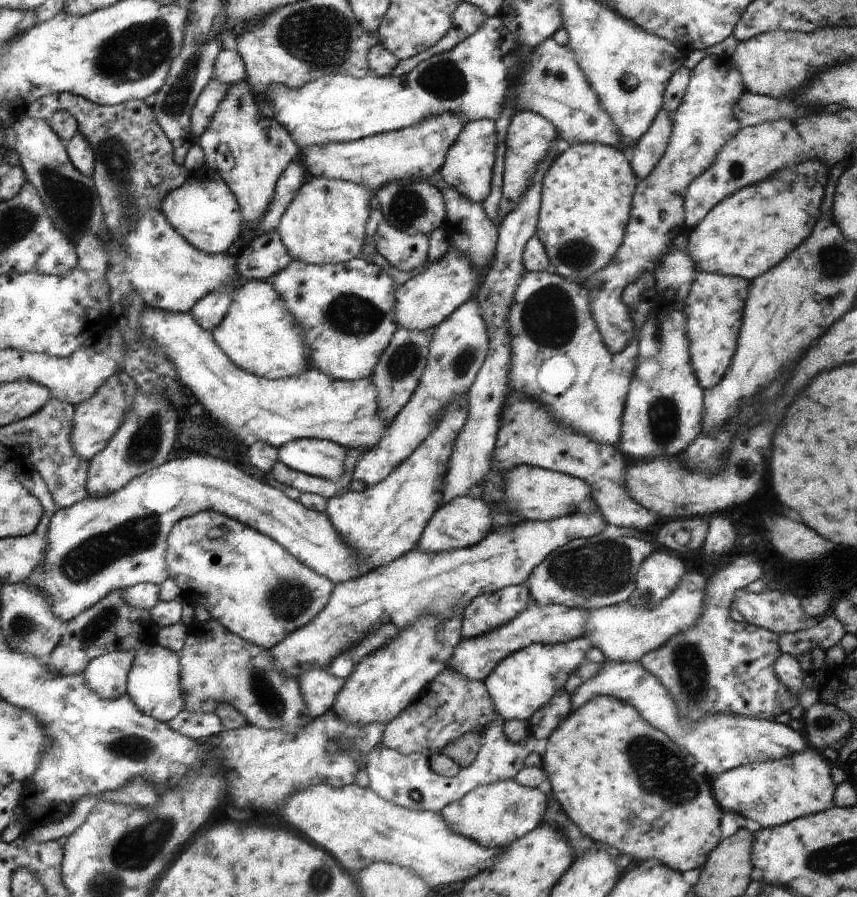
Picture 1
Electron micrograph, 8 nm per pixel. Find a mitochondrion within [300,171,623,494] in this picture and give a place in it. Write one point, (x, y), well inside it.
(550, 319)

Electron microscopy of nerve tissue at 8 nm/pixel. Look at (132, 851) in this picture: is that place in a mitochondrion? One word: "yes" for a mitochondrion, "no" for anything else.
yes

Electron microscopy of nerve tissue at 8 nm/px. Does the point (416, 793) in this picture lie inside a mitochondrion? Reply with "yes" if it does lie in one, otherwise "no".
yes

